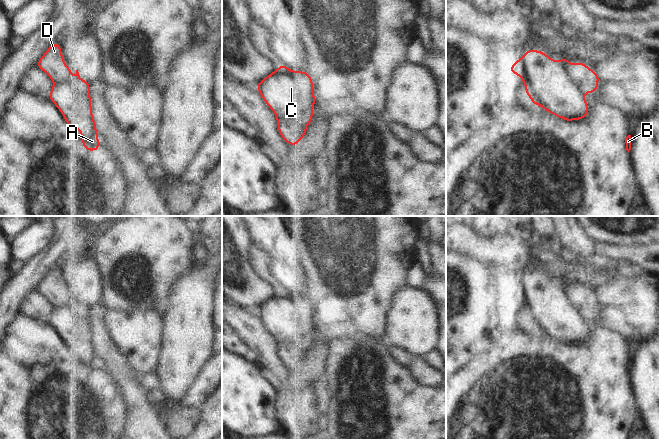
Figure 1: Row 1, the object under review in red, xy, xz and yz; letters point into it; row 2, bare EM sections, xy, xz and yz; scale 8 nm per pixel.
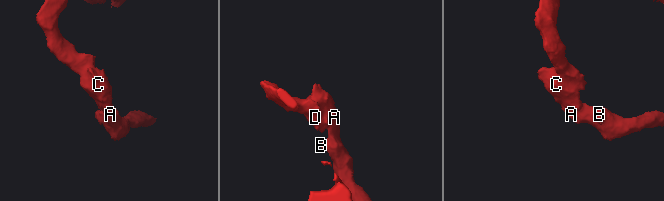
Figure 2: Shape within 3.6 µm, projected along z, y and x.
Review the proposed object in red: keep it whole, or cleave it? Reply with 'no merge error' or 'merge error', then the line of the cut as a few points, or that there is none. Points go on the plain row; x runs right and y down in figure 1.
merge error | yz (559, 285), (568, 301), (579, 311), (582, 317)

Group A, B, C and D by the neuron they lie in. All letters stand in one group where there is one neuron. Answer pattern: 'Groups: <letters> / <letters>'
Groups: A B C / D

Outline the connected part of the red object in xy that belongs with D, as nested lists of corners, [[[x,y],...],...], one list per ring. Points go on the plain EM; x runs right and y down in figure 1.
[[[59,266],[51,268],[38,284],[36,291],[46,297],[54,309],[64,307],[72,302],[70,291],[64,287]]]

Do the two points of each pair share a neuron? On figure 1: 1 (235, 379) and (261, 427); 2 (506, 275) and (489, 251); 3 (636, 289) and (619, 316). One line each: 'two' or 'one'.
1: one
2: one
3: two

